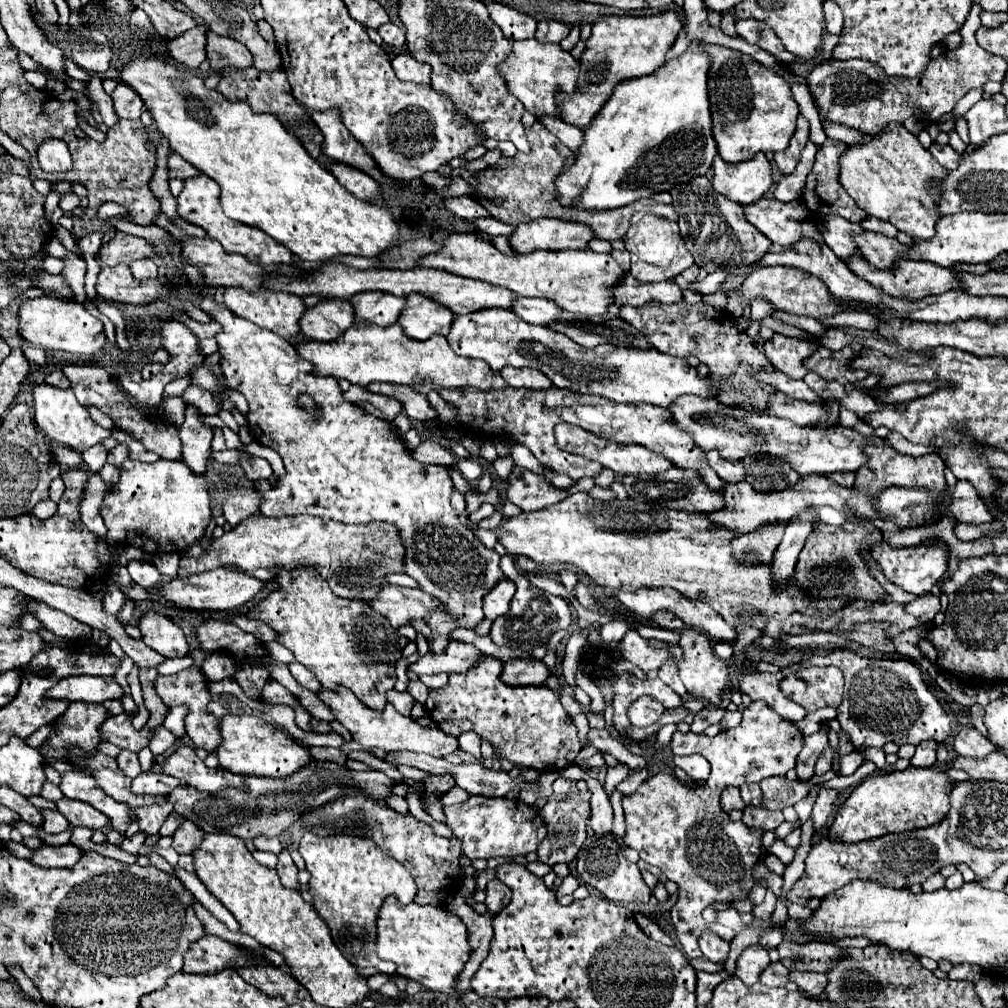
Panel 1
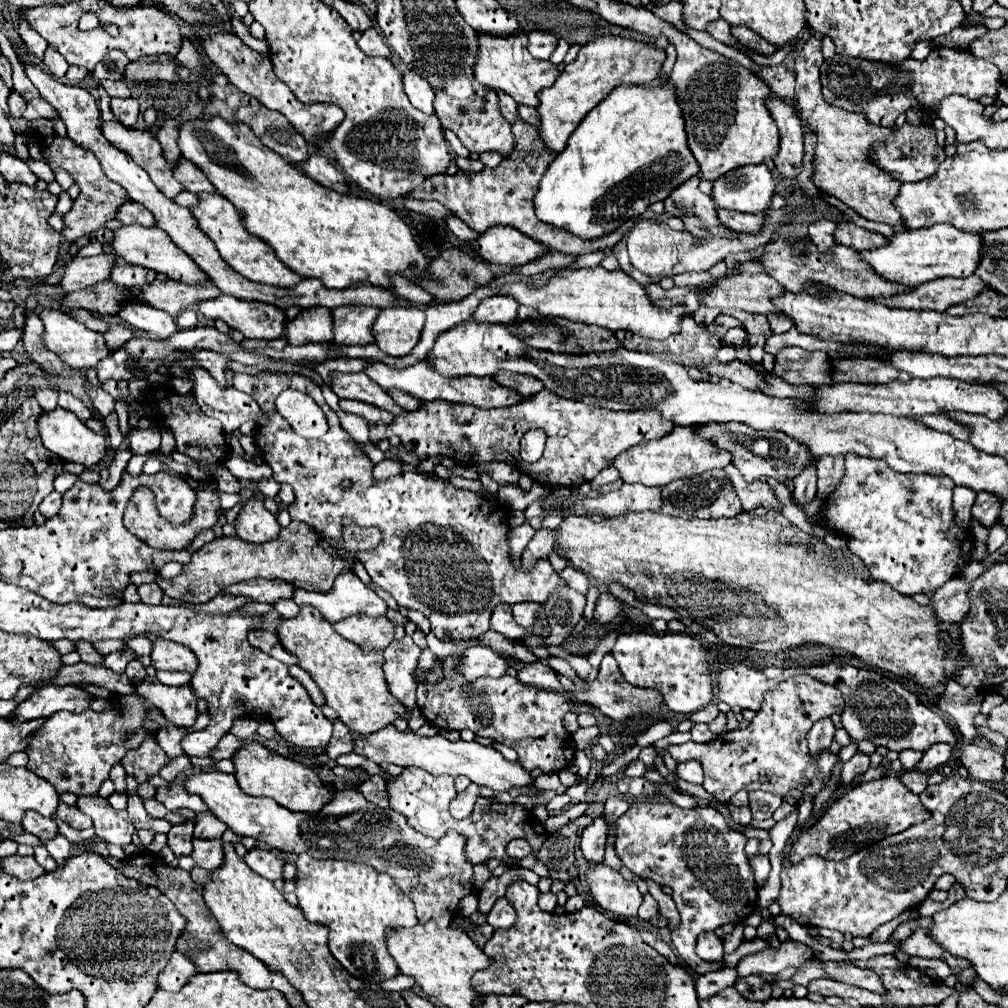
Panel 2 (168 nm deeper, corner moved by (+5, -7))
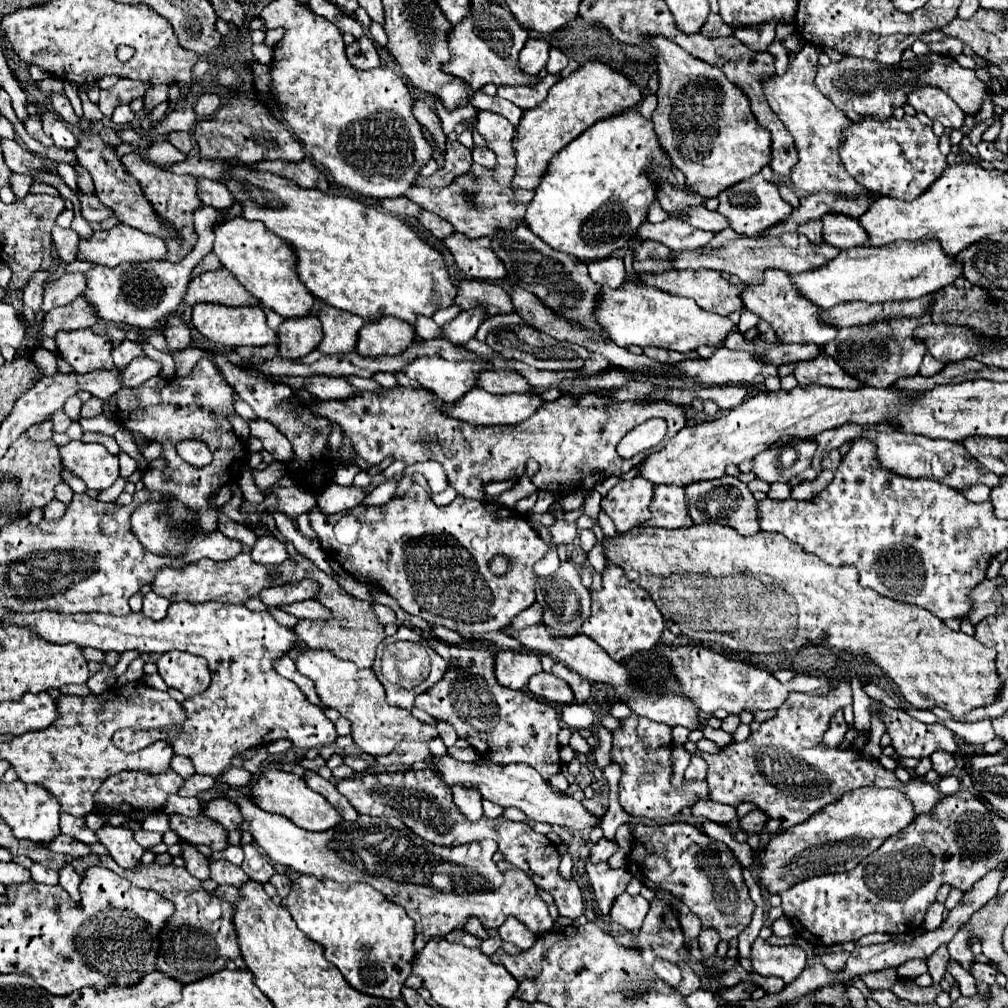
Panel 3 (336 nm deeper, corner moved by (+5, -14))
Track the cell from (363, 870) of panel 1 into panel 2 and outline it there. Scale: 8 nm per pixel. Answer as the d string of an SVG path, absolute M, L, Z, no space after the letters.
M309 854L297 856L295 896L299 908L309 922L329 928L329 950L341 966L353 976L367 982L383 982L397 976L397 964L385 948L387 928L415 926L417 916L413 902L395 886L389 874L341 860L315 860Z

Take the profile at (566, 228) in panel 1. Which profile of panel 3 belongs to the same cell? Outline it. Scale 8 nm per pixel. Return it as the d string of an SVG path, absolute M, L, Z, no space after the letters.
M455 233L443 243L453 253L457 267L467 277L481 281L497 281L503 279L507 273L505 273L505 263L491 249L491 241L493 241L491 237L469 239L461 233Z

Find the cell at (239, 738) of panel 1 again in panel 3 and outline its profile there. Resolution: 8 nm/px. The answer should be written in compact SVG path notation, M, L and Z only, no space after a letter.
M265 769L261 773L261 777L251 785L249 795L253 797L253 803L257 807L261 807L261 809L265 809L269 813L283 815L283 817L291 819L297 827L303 827L307 831L325 831L329 827L335 827L341 821L341 815L333 809L333 805L323 795L309 789L305 779L295 775L295 773Z

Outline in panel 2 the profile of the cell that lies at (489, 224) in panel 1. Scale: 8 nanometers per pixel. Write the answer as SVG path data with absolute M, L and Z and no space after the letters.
M449 216L449 218L445 218L445 224L447 224L447 228L457 236L457 238L461 238L461 240L465 240L465 242L473 242L473 240L477 240L477 232L473 232L465 222L461 222L461 220L457 220L457 218L453 218L453 216Z

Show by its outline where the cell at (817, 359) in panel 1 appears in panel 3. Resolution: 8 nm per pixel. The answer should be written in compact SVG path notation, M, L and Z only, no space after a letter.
M929 311L921 319L903 319L903 321L885 321L885 323L871 323L861 327L849 327L841 329L837 339L833 343L827 343L823 353L837 359L837 365L841 365L849 375L853 375L859 381L865 381L865 385L873 387L889 387L895 381L917 375L921 359L925 355L925 347L913 339L913 331L919 325L925 325L931 321Z

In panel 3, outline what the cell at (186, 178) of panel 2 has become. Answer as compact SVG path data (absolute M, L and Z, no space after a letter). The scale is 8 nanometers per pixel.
M197 179L197 195L205 205L211 205L215 209L227 209L235 203L233 195L229 195L227 187L219 181L209 181L209 179Z

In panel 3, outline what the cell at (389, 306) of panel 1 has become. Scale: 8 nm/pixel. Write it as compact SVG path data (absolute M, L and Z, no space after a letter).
M329 305L323 307L317 317L323 323L323 341L317 347L319 351L325 351L327 355L355 351L359 329L365 325L363 317L349 311L339 311Z

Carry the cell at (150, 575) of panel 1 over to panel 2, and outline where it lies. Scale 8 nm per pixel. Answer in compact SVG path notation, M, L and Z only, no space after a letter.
M151 582L151 584L141 584L141 586L139 586L139 596L141 596L141 602L143 602L143 604L157 606L157 604L161 604L163 590L161 590L155 582Z

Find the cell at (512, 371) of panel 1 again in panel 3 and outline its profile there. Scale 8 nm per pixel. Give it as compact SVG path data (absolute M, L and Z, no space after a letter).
M483 369L477 377L477 385L483 387L489 393L533 393L533 387L527 383L523 375L517 371L505 371L505 369Z

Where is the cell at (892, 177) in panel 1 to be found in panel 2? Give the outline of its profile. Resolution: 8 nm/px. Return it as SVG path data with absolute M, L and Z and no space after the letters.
M811 36L809 40L803 42L795 60L795 78L797 78L795 106L799 110L801 124L817 136L817 148L813 154L815 170L811 174L811 180L821 192L839 198L843 204L853 208L863 218L889 224L893 226L895 232L901 232L905 228L901 226L901 218L893 206L893 196L897 196L901 184L883 170L879 170L867 156L867 150L873 144L873 140L885 140L887 136L893 134L893 130L869 124L863 114L853 114L843 108L827 104L823 100L821 82L819 82L821 64L823 64L821 42Z

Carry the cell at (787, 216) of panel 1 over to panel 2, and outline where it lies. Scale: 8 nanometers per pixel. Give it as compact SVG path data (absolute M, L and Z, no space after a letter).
M719 208L719 220L721 224L725 224L725 228L733 230L733 232L759 232L763 228L763 220L765 220L765 212L759 214L743 214L743 212L729 212Z

